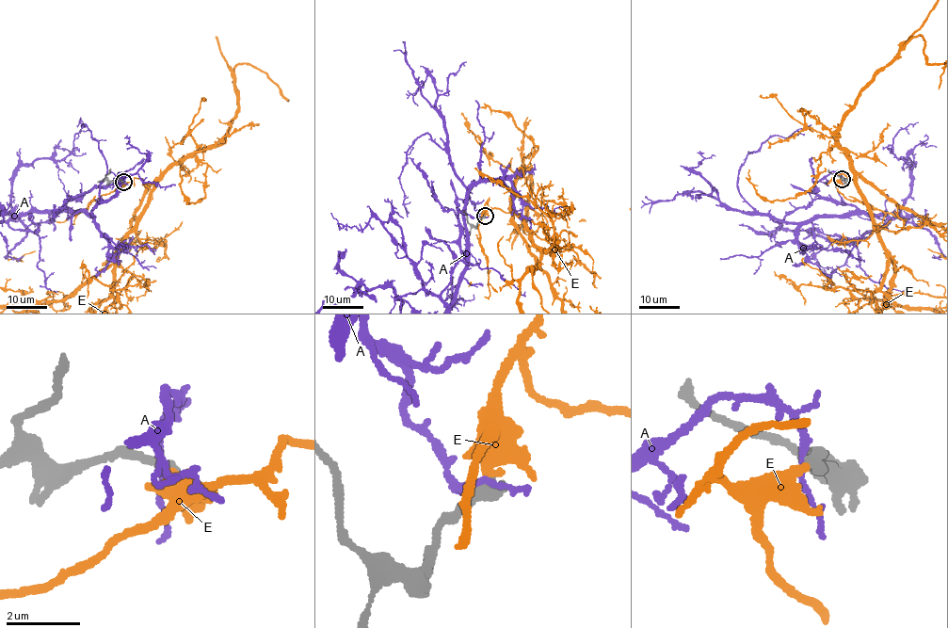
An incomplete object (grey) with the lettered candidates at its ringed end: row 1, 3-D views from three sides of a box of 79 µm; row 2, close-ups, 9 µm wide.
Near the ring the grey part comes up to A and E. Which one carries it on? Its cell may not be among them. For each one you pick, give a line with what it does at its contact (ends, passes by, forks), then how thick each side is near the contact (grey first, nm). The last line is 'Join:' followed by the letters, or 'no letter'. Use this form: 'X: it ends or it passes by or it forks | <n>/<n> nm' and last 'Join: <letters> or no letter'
Join: no letter

